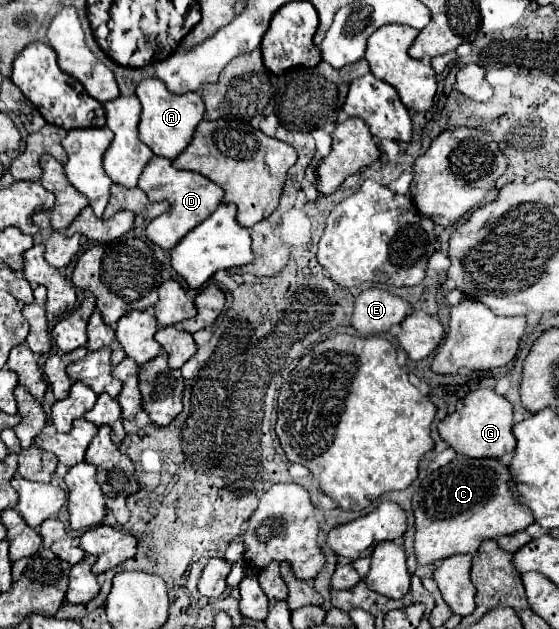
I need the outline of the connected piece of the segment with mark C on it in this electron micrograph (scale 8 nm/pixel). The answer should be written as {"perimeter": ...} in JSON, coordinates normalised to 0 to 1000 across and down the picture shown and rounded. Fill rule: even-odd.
{"perimeter":[[[814,728],[796,744],[771,750],[753,776],[739,785],[739,814],[742,814],[742,881],[746,893],[775,897],[782,890],[796,890],[814,881],[853,881],[857,865],[864,859],[889,855],[896,849],[918,849],[939,843],[957,830],[953,814],[928,798],[928,792],[914,779],[918,754],[907,738],[893,728]]]}

